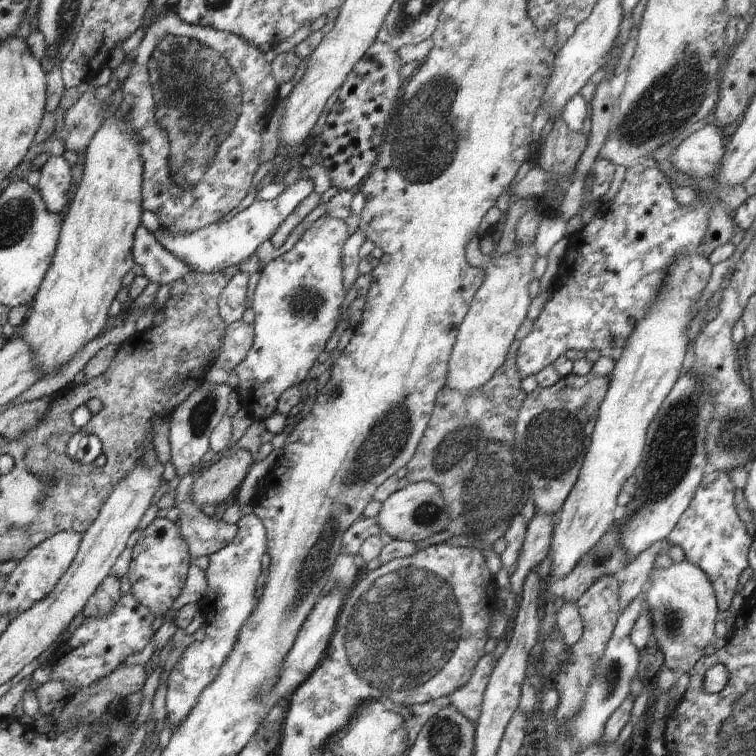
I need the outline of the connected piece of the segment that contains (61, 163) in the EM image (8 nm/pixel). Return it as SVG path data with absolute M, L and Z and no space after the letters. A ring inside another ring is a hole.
M52 155L39 170L40 179L37 189L51 213L59 213L68 204L68 192L72 186L71 166L60 155Z

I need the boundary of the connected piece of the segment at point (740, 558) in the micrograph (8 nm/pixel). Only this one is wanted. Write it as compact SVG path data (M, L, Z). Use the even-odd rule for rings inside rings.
M706 471L702 482L695 490L691 505L665 540L668 544L680 546L684 550L685 560L706 573L714 589L719 610L729 610L738 577L742 570L749 566L747 554L751 542L754 541L735 508L735 490L734 483L726 473Z

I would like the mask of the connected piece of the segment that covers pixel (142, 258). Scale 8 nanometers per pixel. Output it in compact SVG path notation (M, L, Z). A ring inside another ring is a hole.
M142 224L136 229L132 254L133 261L142 266L143 276L160 286L192 272L185 262L168 252Z

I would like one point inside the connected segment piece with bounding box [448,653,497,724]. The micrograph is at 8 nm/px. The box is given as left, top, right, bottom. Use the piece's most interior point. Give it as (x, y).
(467, 700)

